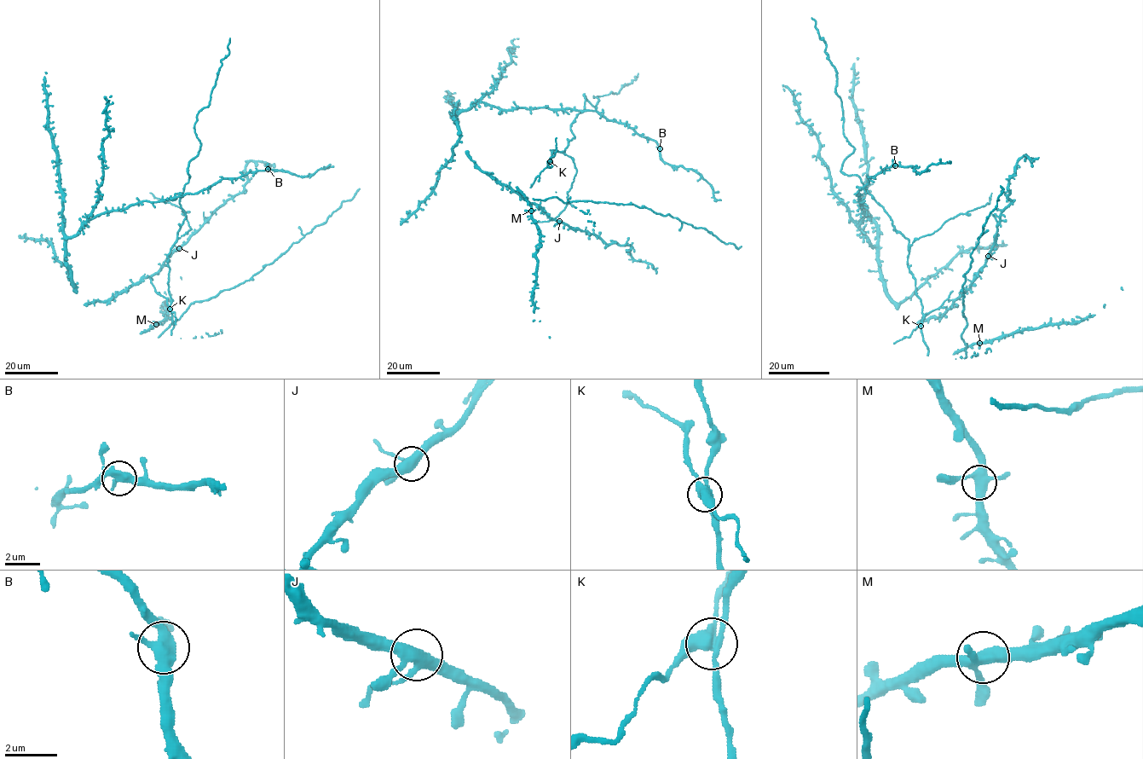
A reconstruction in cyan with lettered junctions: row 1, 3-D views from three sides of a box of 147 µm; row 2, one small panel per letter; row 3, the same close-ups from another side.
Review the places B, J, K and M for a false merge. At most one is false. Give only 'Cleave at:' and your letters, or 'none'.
Cleave at: K

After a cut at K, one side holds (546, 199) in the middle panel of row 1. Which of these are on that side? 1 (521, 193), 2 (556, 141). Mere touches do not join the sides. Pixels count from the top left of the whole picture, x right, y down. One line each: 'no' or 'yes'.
1: yes
2: no

